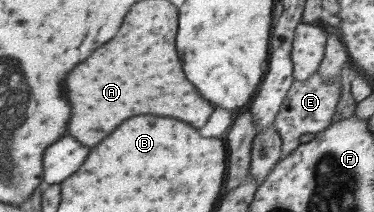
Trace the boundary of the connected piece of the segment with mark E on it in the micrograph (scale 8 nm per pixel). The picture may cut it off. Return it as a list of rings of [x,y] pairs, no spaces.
[[[319,71],[315,72],[309,80],[303,82],[293,81],[287,96],[283,98],[283,104],[279,106],[275,118],[274,125],[282,140],[280,159],[301,144],[299,143],[301,136],[305,134],[317,135],[334,124],[333,115],[335,115],[335,108],[341,97],[341,87],[340,81],[327,82],[327,80],[323,80]]]

